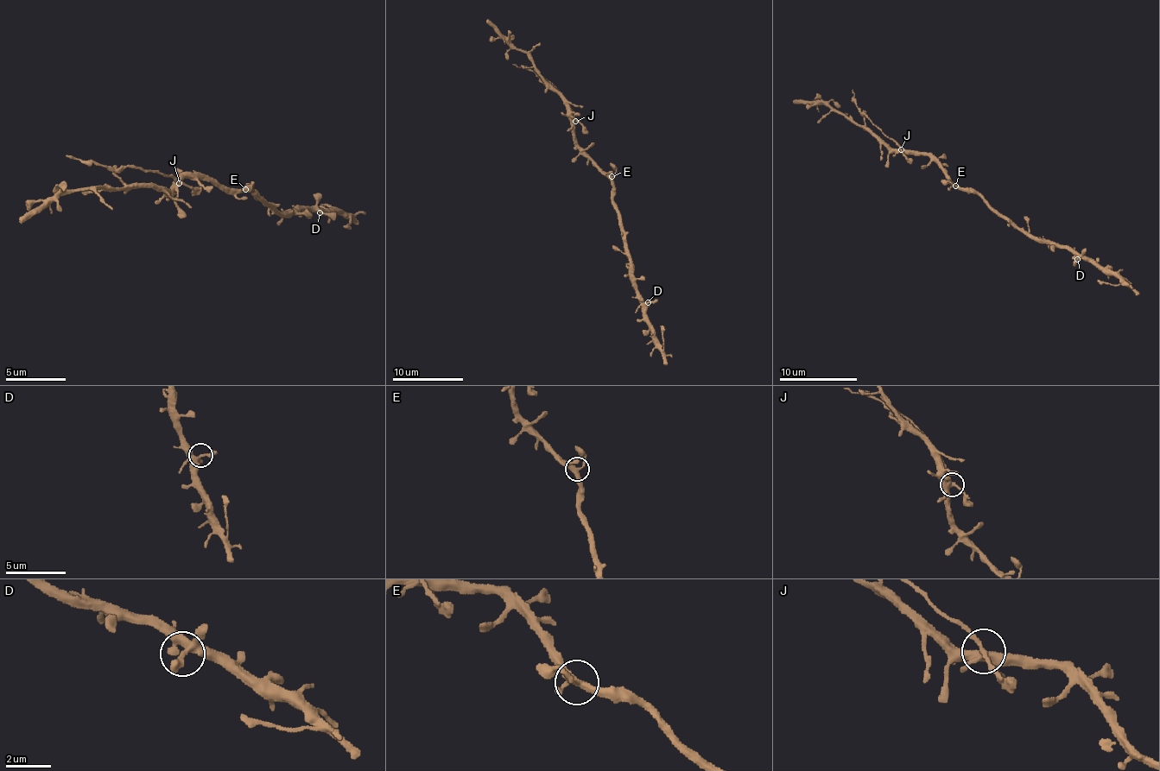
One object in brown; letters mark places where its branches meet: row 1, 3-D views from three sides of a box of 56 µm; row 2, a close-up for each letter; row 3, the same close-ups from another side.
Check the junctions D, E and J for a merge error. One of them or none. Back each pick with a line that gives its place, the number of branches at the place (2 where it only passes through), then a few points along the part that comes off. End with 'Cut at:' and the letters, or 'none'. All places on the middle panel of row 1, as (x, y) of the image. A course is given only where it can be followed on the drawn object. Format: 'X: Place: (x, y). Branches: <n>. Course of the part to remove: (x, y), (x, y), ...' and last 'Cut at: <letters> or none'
J: Place: (575, 121). Branches: 5. Course of the part to remove: (575, 120), (568, 104), (548, 80), (532, 70), (513, 65)
Cut at: J

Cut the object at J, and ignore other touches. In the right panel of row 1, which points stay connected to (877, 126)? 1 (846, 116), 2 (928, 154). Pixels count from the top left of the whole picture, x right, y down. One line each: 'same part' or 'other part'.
1: other part
2: other part

